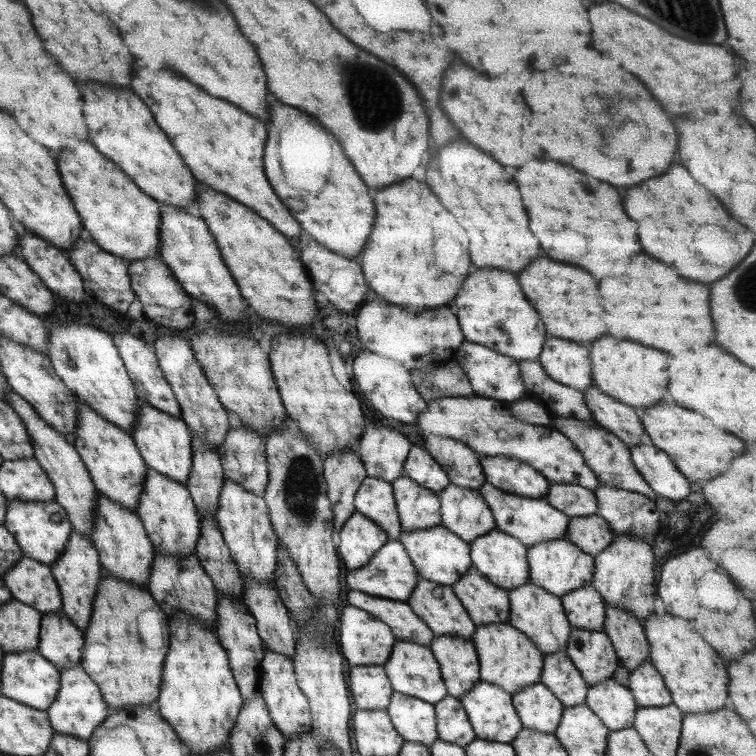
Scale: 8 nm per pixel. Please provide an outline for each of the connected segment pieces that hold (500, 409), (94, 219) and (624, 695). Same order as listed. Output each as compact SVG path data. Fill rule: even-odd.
M476 395L438 398L427 401L425 410L418 414L416 424L419 430L465 444L479 457L505 456L527 463L548 483L575 484L595 491L599 484L597 478L574 444L552 426L535 426L513 418L508 411L510 404Z
M83 140L83 142L69 144L69 148L65 148L65 152L59 154L57 170L63 188L69 195L73 208L79 215L84 234L101 250L117 258L124 259L125 262L131 260L140 261L143 258L158 255L160 250L160 209L162 205L141 192L122 170L116 164L113 164L112 160L105 158L95 150L94 146Z
M611 677L588 687L584 705L610 732L631 727L637 707L630 690Z

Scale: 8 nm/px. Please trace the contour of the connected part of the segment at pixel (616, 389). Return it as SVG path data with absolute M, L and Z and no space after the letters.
M599 338L589 354L591 361L591 376L594 386L613 400L626 404L639 411L653 406L661 398L667 398L667 374L665 374L665 360L663 352L653 348L645 348L627 340L615 338Z

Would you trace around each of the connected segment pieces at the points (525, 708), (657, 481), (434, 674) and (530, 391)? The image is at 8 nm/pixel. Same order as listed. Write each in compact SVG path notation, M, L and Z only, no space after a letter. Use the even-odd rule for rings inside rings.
M540 682L530 684L512 695L522 728L552 734L559 724L564 706Z
M644 434L642 442L629 449L635 470L657 498L683 500L689 494L689 482L681 476L665 452L651 442L647 434Z
M394 641L391 654L382 667L389 679L392 690L399 694L412 696L432 705L448 695L440 675L438 662L427 646L413 644L409 641Z
M532 360L517 361L520 377L524 384L523 398L532 400L535 404L544 408L550 416L562 416L563 418L574 418L581 422L588 422L591 426L597 425L594 421L591 411L585 404L584 394L582 391L569 388L551 380L543 370L540 362Z

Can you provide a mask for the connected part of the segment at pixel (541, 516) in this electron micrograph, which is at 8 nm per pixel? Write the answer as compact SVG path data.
M487 484L477 490L491 512L496 529L515 538L526 548L545 541L565 538L569 519L565 514L552 508L545 500L525 499L514 496Z

